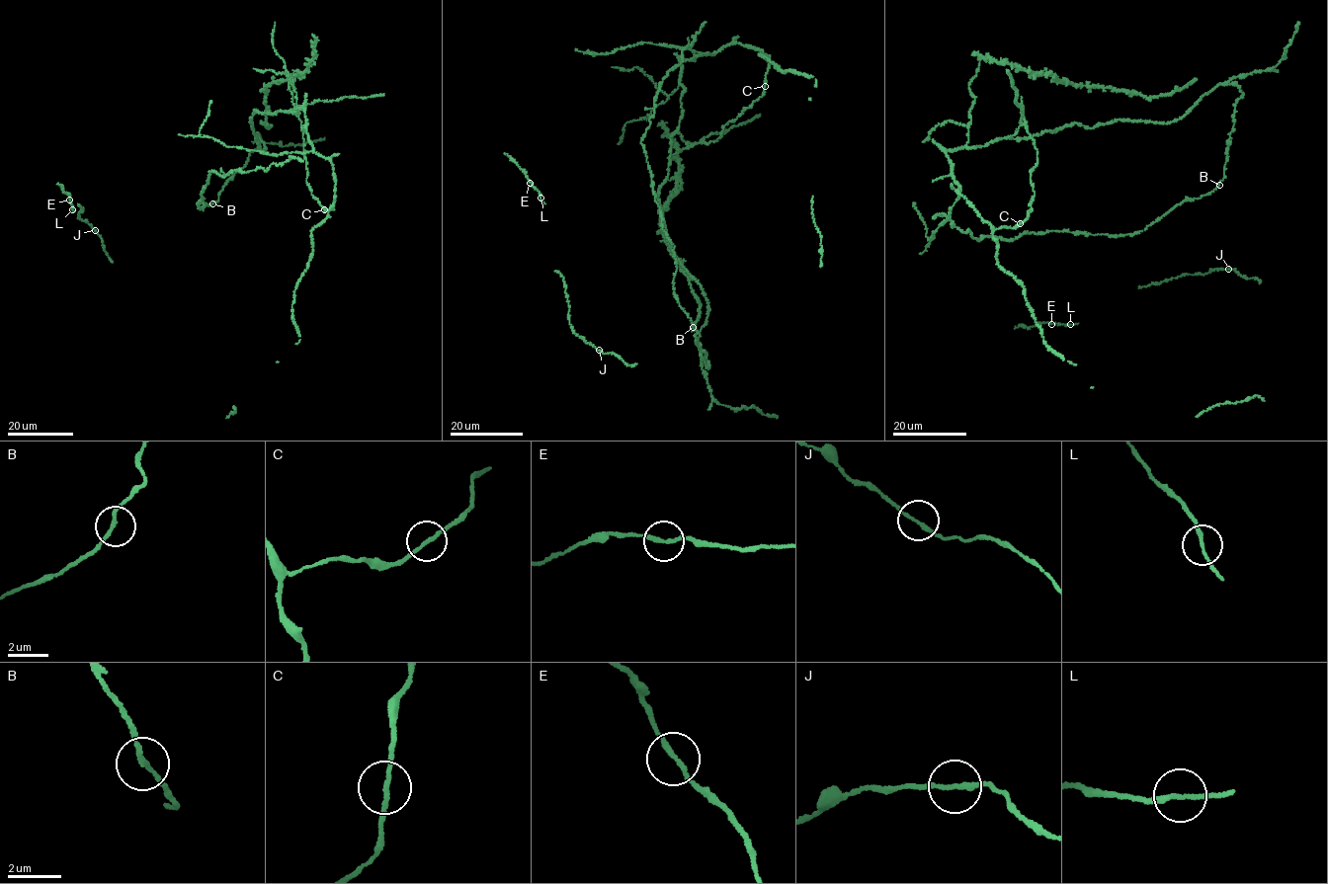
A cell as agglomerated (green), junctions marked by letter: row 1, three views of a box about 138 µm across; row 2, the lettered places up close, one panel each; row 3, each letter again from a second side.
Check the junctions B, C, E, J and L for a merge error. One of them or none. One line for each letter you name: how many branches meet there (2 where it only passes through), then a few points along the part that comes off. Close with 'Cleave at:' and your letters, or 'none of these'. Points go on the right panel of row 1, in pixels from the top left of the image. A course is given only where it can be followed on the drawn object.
Cleave at: none of these

